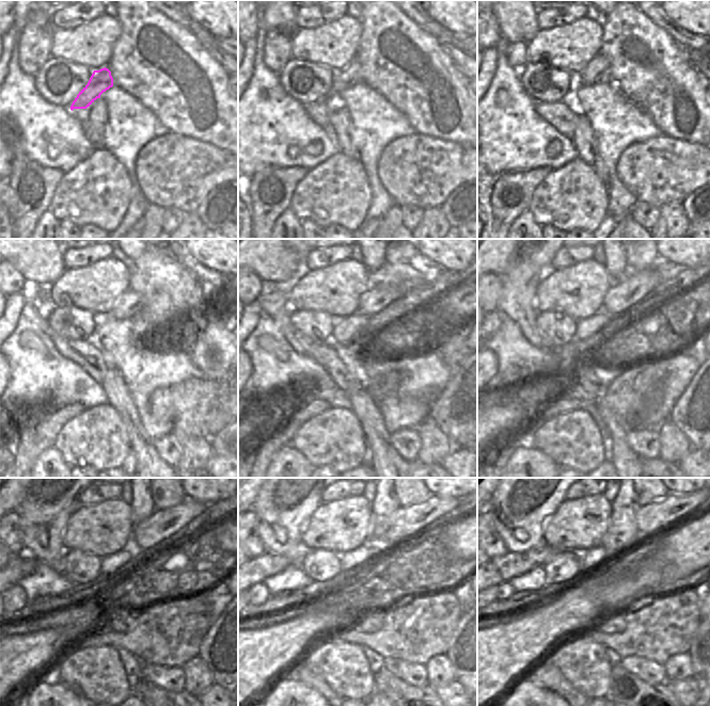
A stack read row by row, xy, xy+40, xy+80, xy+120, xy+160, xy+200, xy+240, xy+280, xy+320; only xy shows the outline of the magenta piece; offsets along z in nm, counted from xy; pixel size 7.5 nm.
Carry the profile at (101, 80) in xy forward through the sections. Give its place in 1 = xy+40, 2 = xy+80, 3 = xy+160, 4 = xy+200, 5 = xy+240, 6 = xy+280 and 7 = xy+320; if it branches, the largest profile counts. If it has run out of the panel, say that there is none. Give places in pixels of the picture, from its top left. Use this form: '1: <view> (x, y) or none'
1: xy+40 (351, 75)
2: xy+80 (598, 70)
3: xy+160 (374, 300)
4: xy+200 (624, 293)
5: xy+240 (156, 531)
6: xy+280 (405, 523)
7: xy+320 (650, 519)

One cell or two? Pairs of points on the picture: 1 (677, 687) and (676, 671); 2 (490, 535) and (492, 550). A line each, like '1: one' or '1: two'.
1: two
2: one

